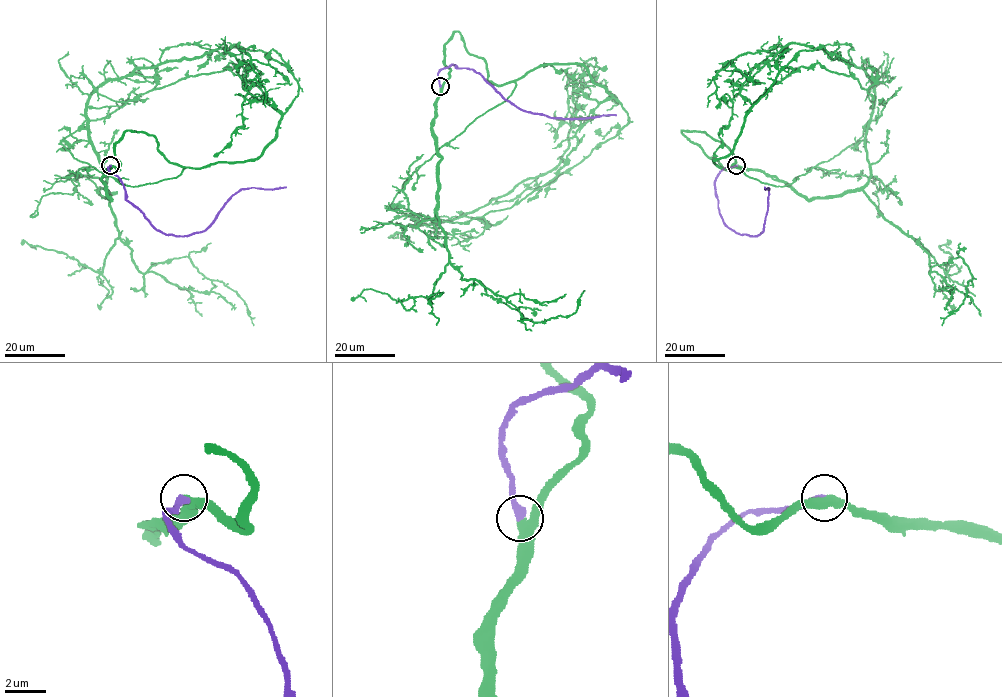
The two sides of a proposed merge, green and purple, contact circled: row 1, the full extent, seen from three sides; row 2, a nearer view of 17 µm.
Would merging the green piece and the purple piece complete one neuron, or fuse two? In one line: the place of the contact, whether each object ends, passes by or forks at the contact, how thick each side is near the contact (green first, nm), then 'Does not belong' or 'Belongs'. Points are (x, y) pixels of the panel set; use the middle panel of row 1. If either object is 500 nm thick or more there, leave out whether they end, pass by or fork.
Place: (440, 86). At the ring green passes by. At the ring purple ends. Thickness 360 nm (green) against 300 nm. Belongs

